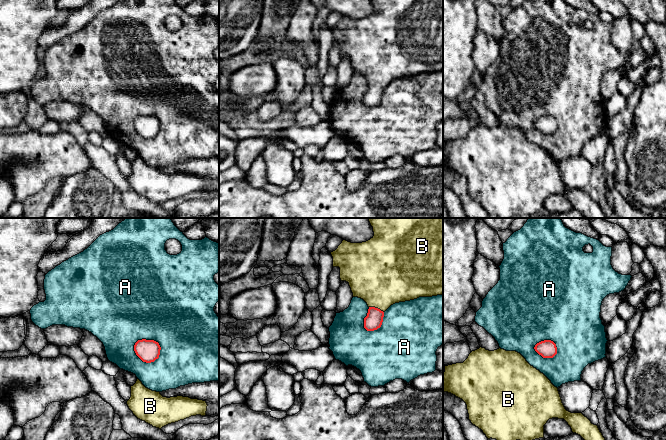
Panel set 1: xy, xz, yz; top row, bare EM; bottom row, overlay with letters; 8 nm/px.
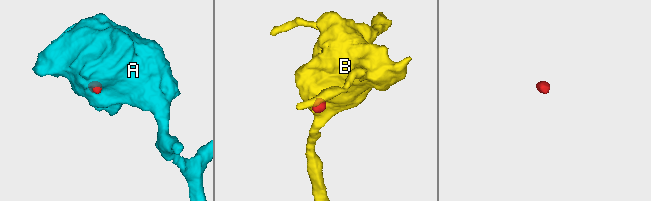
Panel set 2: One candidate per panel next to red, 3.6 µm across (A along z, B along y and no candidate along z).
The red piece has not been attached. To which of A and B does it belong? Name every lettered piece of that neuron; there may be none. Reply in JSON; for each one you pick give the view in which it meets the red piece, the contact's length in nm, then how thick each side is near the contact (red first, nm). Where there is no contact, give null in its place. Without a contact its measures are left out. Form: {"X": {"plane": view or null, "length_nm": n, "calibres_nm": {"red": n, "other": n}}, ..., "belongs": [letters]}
{"B": {"plane": "xz", "length_nm": 130, "calibres_nm": {"red": 140, "other": 460}}, "belongs": ["B"]}

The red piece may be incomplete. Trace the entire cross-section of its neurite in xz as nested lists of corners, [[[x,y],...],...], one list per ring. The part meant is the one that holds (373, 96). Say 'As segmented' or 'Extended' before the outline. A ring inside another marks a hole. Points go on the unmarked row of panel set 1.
Extended. [[[371,0],[374,12],[362,19],[351,19],[343,16],[338,24],[331,28],[333,33],[333,43],[340,44],[340,55],[349,59],[353,73],[363,75],[369,85],[364,94],[364,104],[367,107],[374,107],[381,103],[384,88],[393,80],[417,75],[419,73],[432,73],[443,71],[443,0]]]

